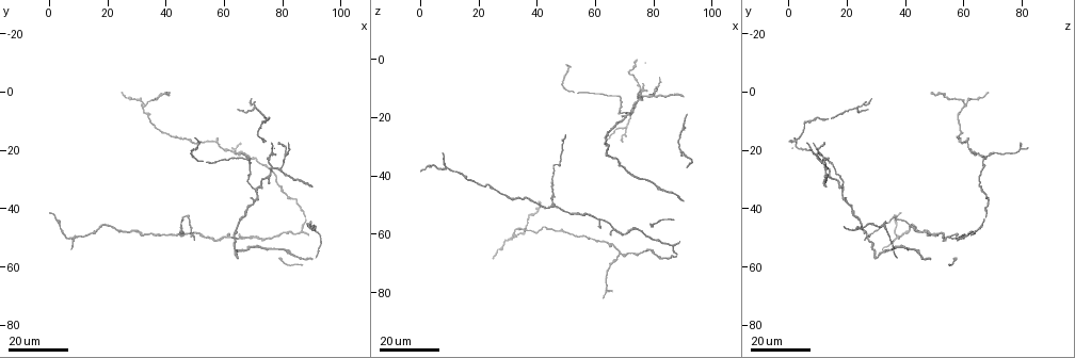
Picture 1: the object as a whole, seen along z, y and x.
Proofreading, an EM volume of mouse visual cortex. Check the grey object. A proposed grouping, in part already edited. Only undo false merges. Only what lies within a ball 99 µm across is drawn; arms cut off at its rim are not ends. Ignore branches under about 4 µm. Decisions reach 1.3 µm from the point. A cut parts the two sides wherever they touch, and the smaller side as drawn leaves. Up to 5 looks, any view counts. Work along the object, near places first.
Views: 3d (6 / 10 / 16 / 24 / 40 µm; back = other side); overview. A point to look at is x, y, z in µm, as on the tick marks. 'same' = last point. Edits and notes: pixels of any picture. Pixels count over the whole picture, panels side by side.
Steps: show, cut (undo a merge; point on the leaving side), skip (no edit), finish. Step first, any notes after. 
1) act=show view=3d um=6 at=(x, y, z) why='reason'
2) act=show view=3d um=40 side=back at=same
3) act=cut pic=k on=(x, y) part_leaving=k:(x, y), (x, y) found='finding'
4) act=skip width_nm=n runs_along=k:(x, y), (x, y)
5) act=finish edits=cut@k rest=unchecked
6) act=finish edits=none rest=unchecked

act=show view=3d um=24 at=(33, 5, 60) why='thin arm on a thick one'

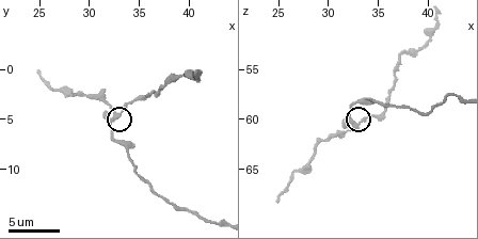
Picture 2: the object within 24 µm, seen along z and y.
act=show view=3d um=10 at=(32.8, 4.6, 60.8) why='closer look'

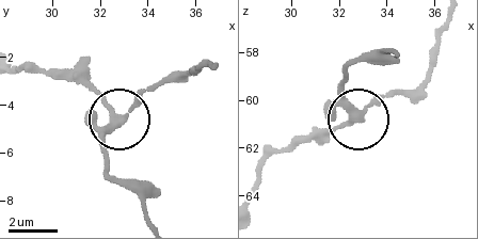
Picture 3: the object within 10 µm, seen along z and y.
act=skip width_nm=250 runs_along=3:(396, 50), (351, 61), (345, 104), (353, 120), (317, 128) found='continuous, no second neuron'

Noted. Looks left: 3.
act=show view=3d um=24 at=(76, 26, 13) why='arms part here'

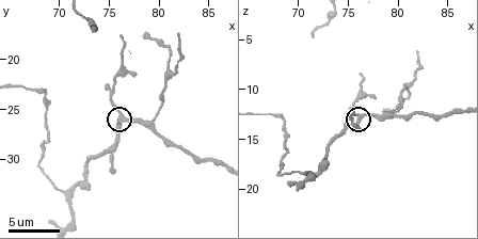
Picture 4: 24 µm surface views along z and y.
act=show view=3d um=10 at=(76.6, 26.2, 12.6) why='closer look'

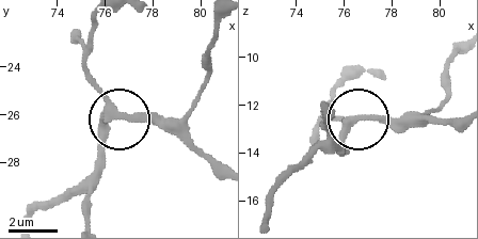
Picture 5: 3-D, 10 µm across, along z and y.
act=skip runs_along=5:(28, 221), (88, 178), (110, 118), (182, 117) found='one neuron here'

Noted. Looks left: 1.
act=finish edits=none rest=unchecked

